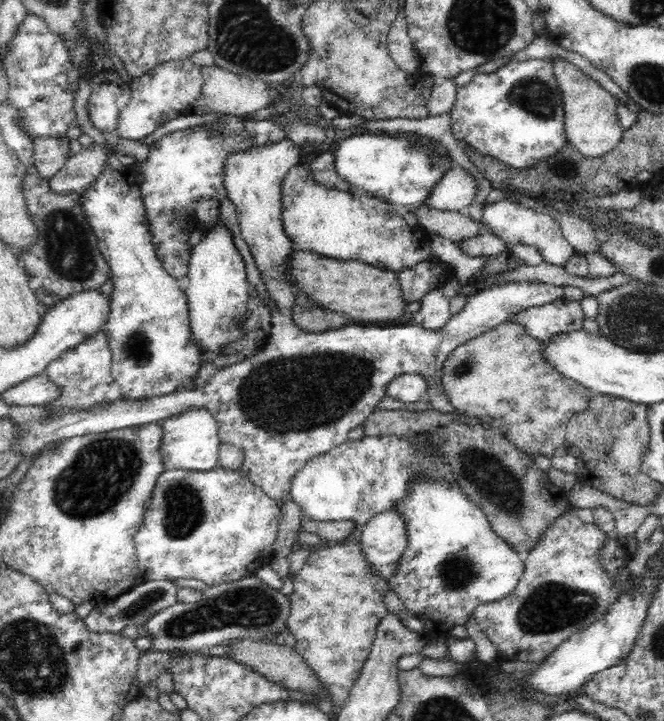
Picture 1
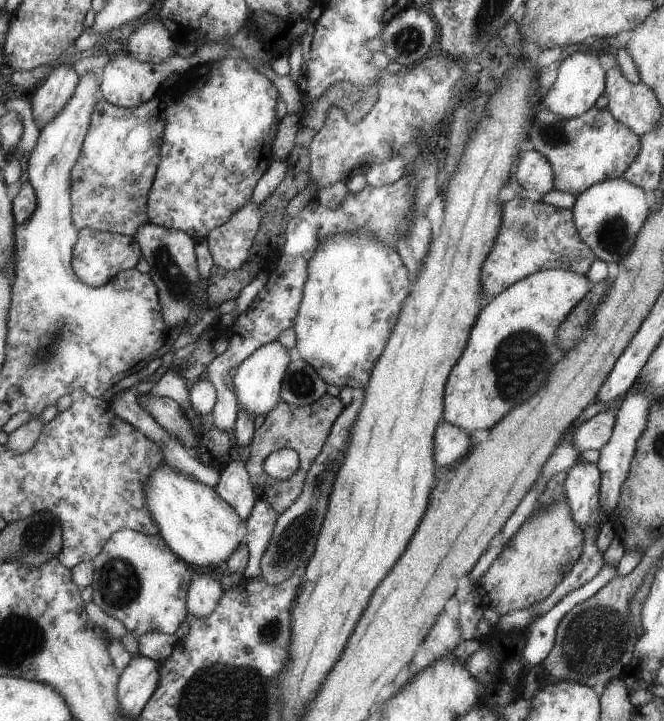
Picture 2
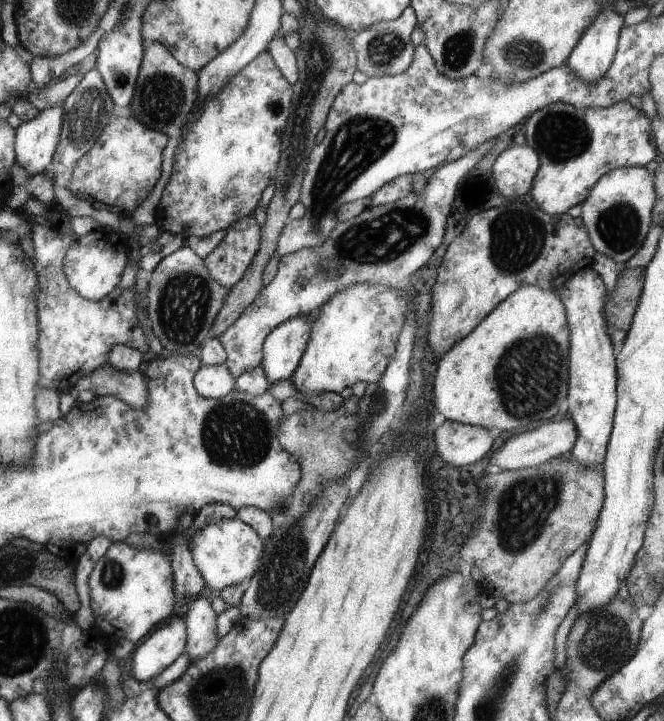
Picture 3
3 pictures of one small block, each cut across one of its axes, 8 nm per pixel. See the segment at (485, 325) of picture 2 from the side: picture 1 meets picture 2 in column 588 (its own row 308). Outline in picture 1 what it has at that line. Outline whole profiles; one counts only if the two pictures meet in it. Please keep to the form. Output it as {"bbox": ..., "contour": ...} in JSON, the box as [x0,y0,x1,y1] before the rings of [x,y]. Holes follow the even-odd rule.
{"bbox":[225,139,301,314],"contour":[[[288,139],[252,146],[249,149],[248,152],[237,152],[226,159],[225,189],[227,197],[236,206],[242,238],[253,254],[271,302],[274,302],[279,310],[289,314],[296,306],[297,298],[296,281],[290,279],[290,262],[295,249],[290,237],[286,235],[282,220],[282,182],[286,173],[299,164],[301,149]]]}

